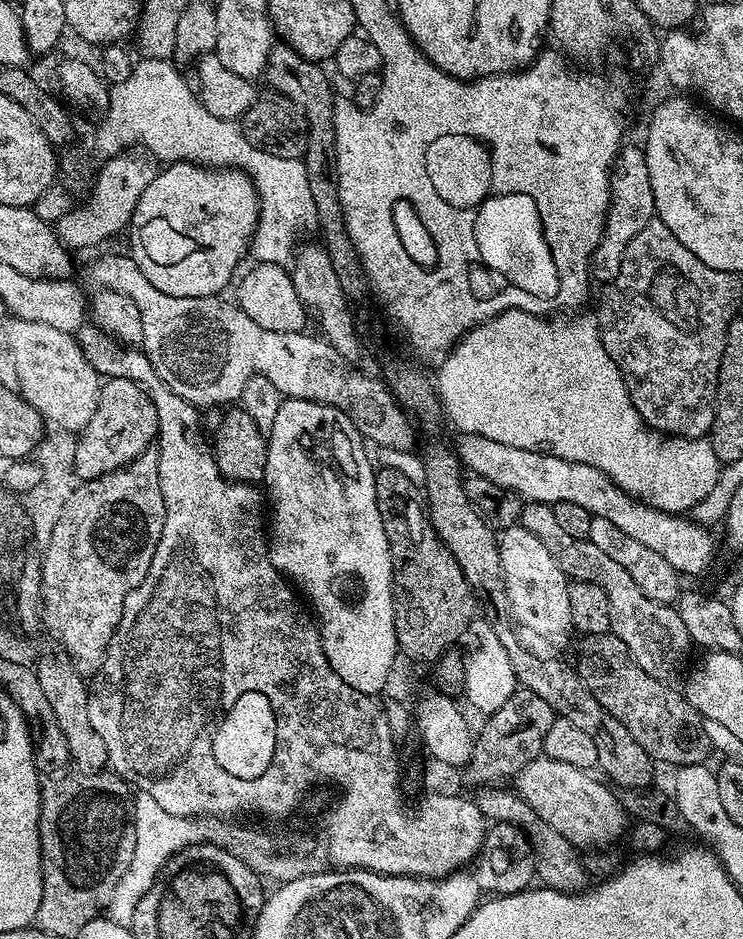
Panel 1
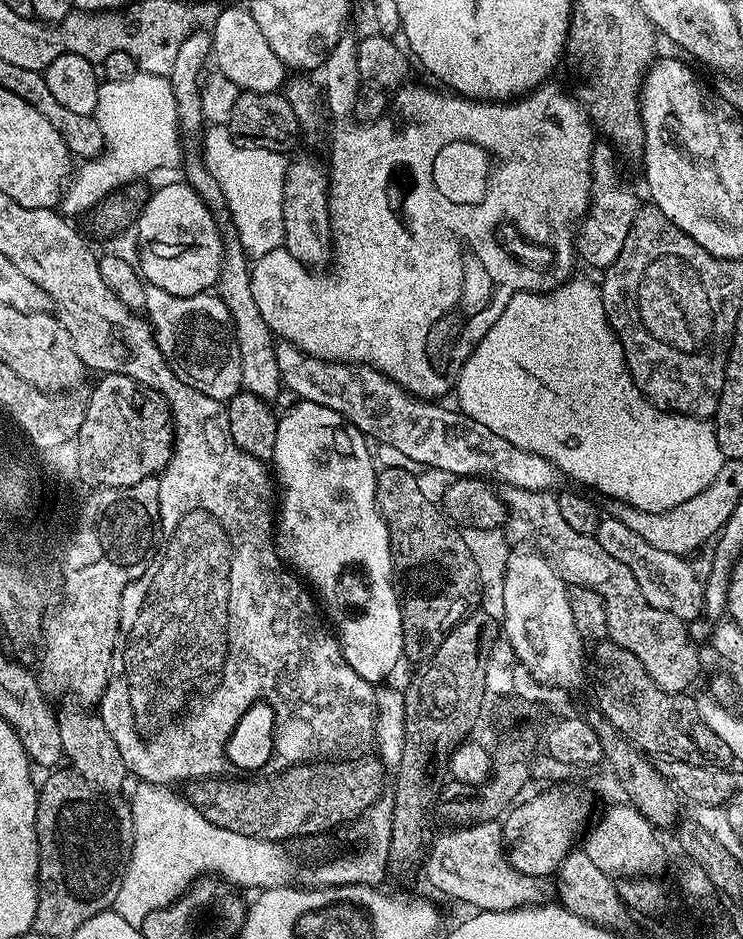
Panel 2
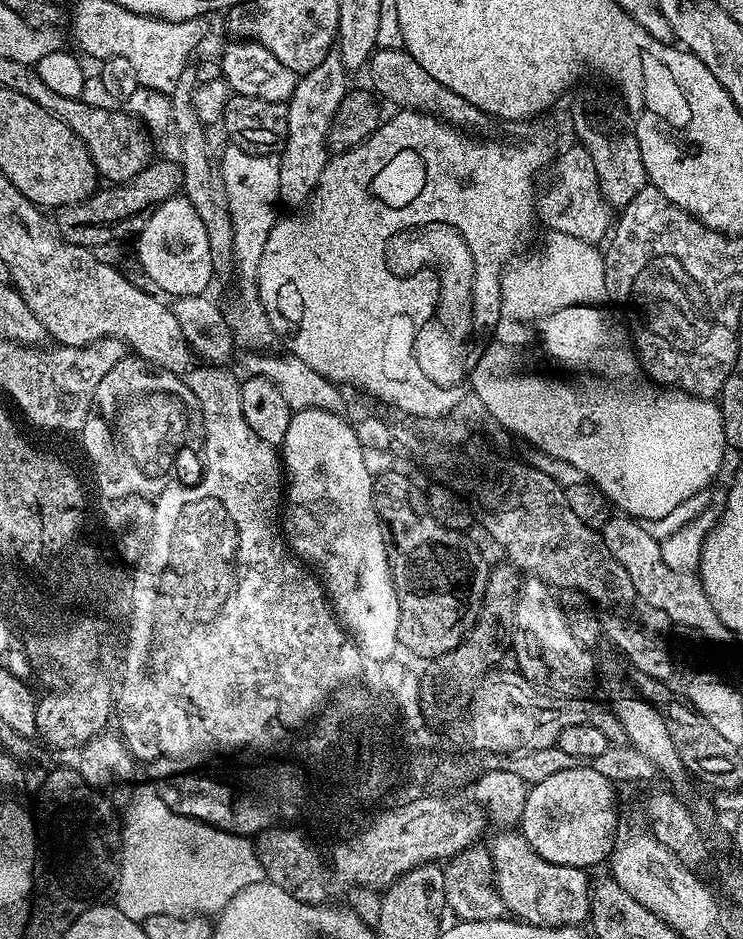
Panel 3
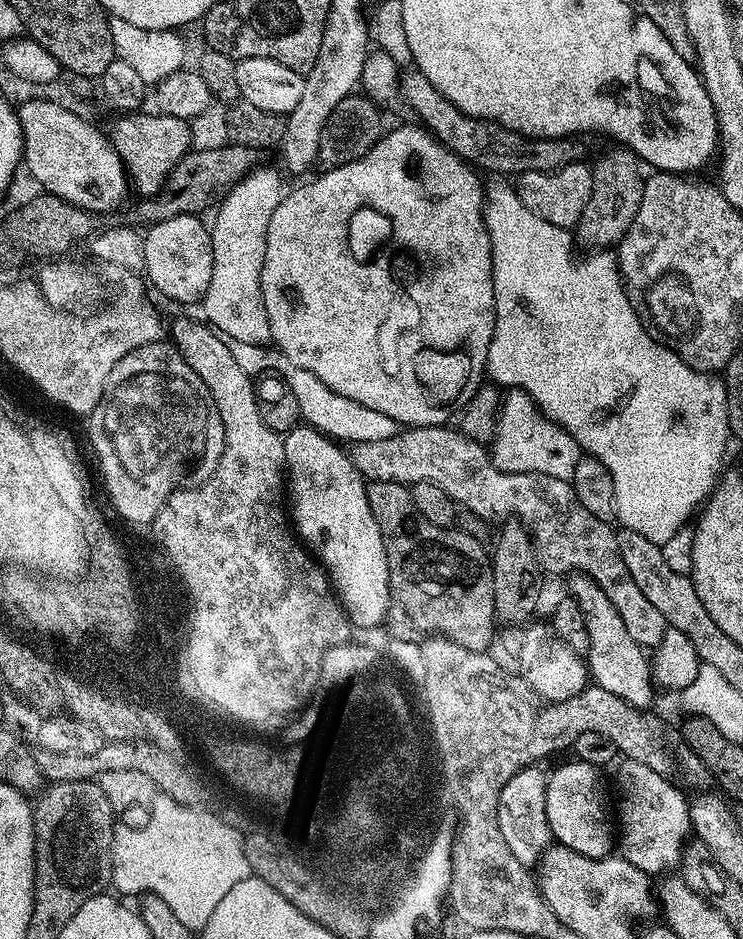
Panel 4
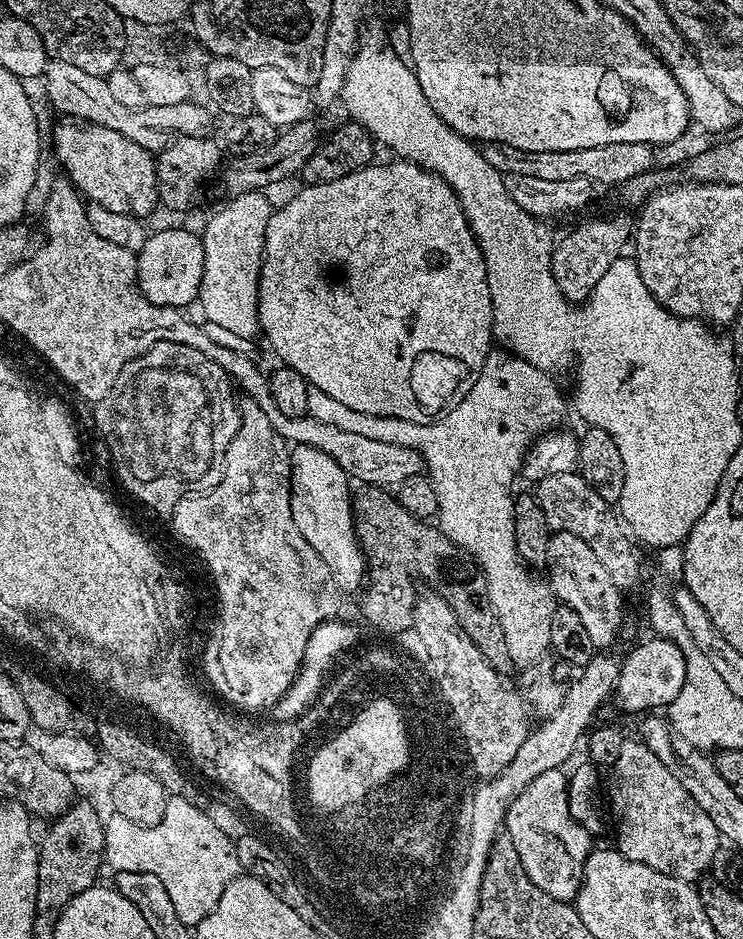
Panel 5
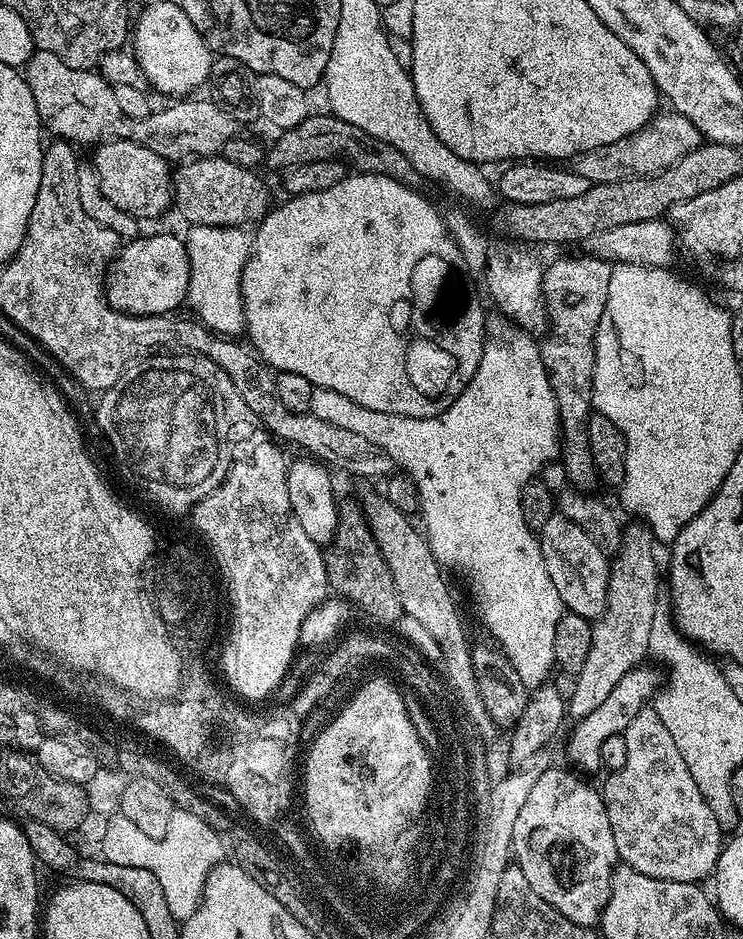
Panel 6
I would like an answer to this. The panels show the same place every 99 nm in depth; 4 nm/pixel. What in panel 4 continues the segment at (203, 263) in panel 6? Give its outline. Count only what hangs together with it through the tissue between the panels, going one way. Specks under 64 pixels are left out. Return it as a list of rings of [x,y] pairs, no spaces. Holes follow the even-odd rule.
[[[257,166],[242,177],[228,191],[215,209],[216,221],[211,221],[212,249],[214,250],[214,270],[210,274],[210,286],[202,298],[203,319],[219,334],[230,334],[230,338],[241,340],[249,346],[267,345],[272,340],[270,318],[264,305],[264,291],[260,288],[262,262],[266,258],[266,234],[274,210],[278,210],[286,188],[280,185],[280,176],[272,168]]]

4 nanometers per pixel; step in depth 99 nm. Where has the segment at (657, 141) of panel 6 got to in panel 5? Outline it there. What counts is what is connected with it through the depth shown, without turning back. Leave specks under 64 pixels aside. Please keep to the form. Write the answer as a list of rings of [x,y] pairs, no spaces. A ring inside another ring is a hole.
[[[490,142],[480,148],[482,158],[494,166],[494,170],[510,174],[530,174],[530,178],[542,178],[549,182],[567,182],[570,178],[584,176],[593,185],[625,184],[643,172],[653,171],[653,145],[642,142],[610,142],[610,146],[590,146],[586,150],[542,150],[541,152],[523,152],[518,146],[506,146],[502,142]]]

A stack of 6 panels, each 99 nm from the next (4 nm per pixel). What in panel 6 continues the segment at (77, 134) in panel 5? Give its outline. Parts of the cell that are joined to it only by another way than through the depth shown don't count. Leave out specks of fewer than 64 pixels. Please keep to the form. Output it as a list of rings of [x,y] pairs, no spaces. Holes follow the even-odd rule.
[[[105,140],[97,143],[95,148],[96,157],[91,157],[90,163],[100,180],[102,194],[118,206],[120,213],[128,212],[137,220],[147,222],[173,207],[174,172],[164,157],[129,140]]]

